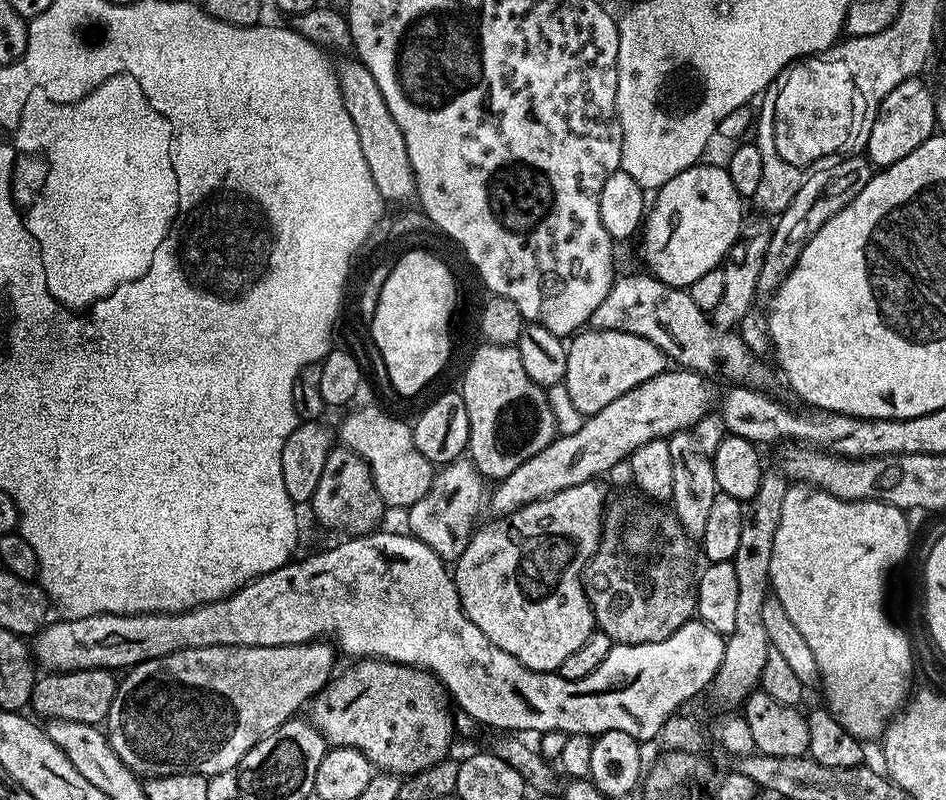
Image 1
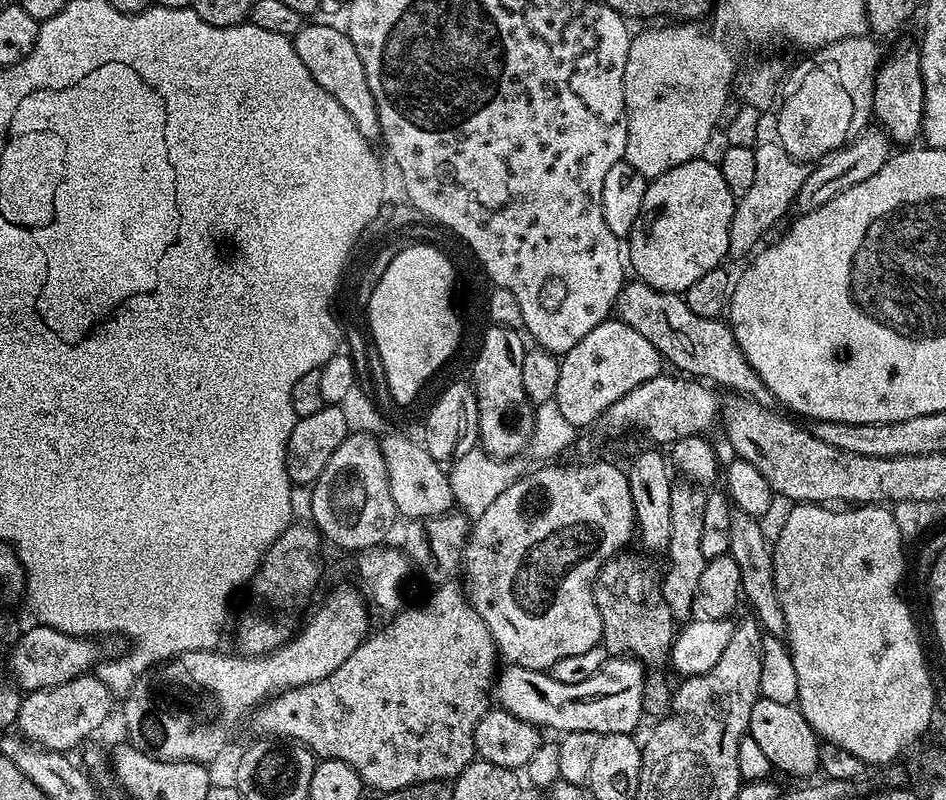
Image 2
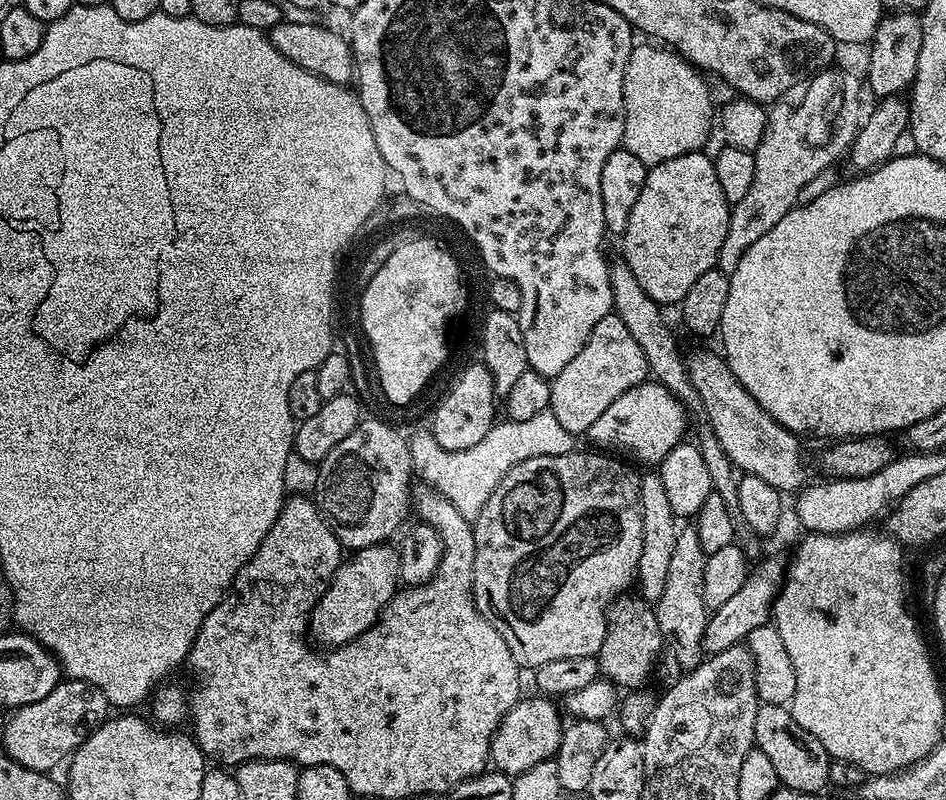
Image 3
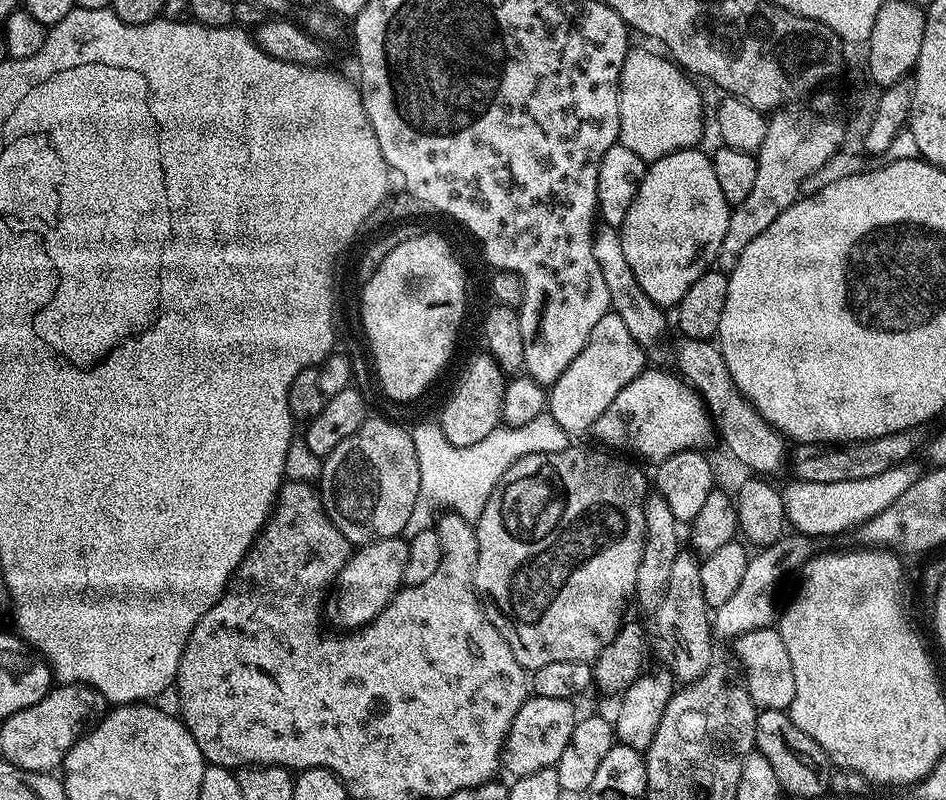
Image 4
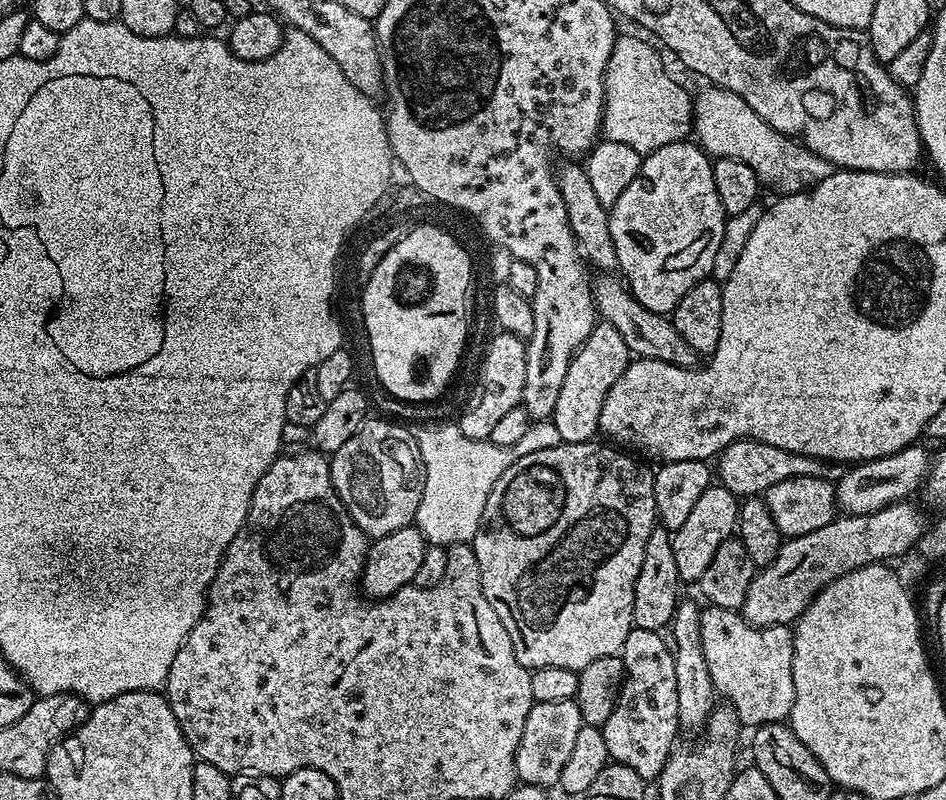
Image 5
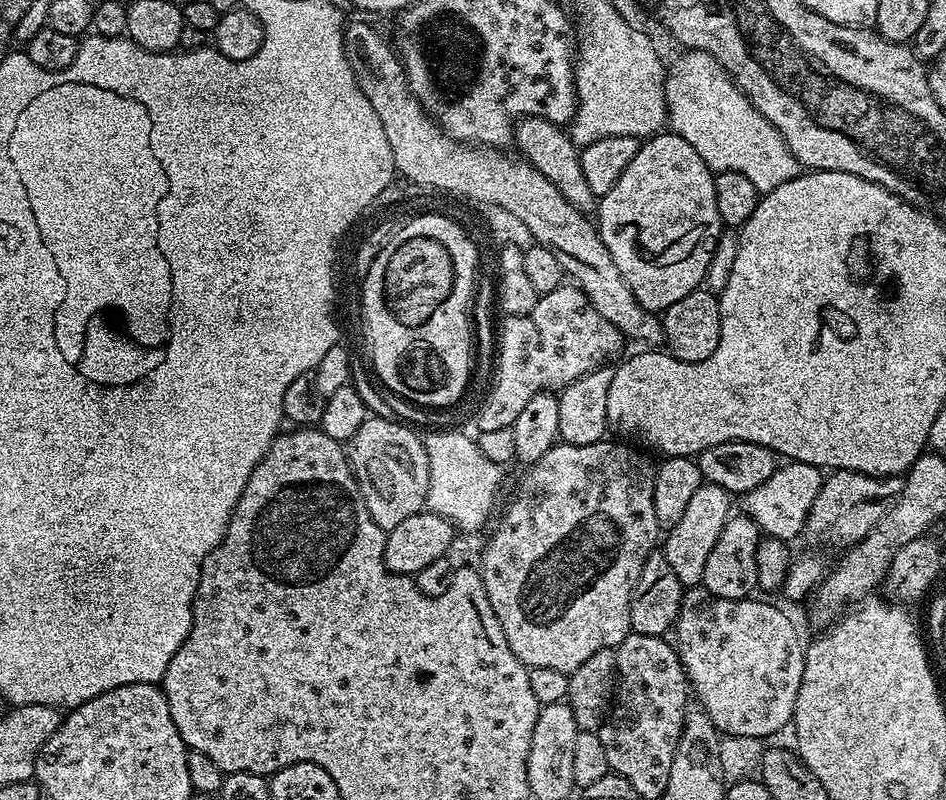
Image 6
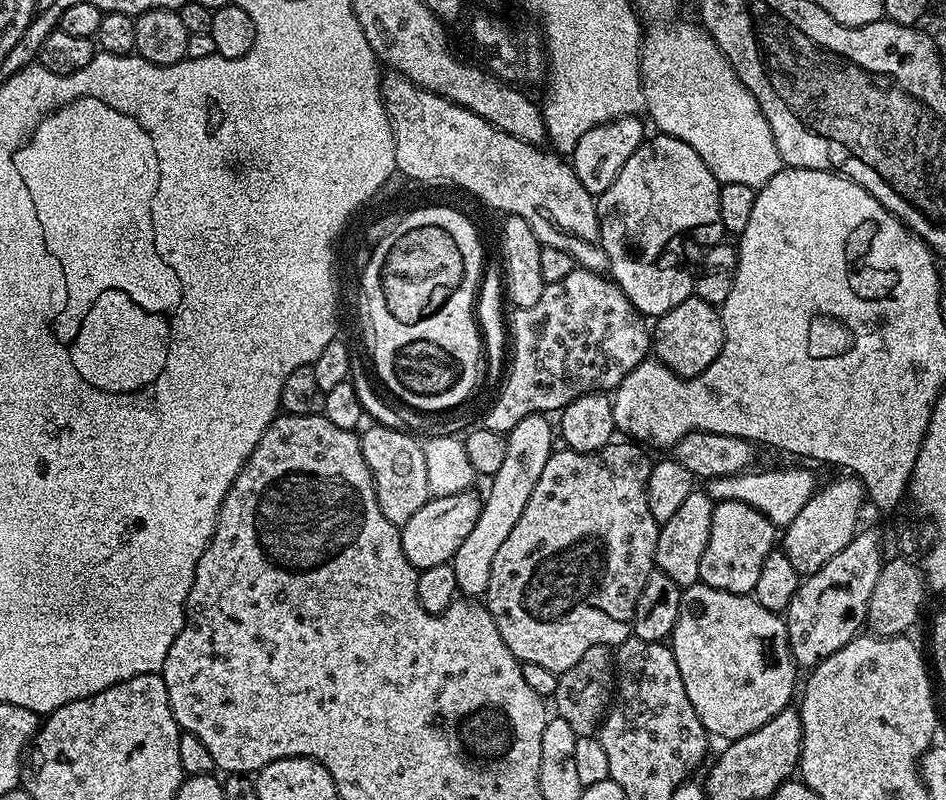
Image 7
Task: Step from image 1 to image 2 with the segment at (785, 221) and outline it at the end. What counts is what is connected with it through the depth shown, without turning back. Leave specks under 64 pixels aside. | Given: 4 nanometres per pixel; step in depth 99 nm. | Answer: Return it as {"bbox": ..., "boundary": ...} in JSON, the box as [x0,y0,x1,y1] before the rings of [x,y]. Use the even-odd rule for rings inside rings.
{"bbox":[795,126,894,214],"boundary":[[[876,126],[865,128],[860,135],[852,139],[851,144],[829,152],[809,171],[806,182],[802,182],[802,190],[798,190],[796,195],[795,211],[803,214],[810,210],[818,210],[818,206],[842,194],[842,190],[850,190],[850,186],[858,186],[858,182],[866,182],[870,174],[878,174],[878,170],[882,170],[882,166],[893,152],[894,145],[888,139],[887,132]]]}

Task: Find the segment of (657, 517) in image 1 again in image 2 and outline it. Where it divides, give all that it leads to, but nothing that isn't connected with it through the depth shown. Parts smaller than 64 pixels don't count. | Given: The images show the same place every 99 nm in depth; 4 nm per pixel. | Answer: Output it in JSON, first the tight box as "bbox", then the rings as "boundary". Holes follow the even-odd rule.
{"bbox":[592,554,678,666],"boundary":[[[617,554],[607,560],[598,574],[592,593],[602,618],[602,643],[616,658],[639,660],[645,666],[660,664],[669,659],[672,642],[678,631],[677,621],[666,606],[661,581],[652,577],[645,557]]]}

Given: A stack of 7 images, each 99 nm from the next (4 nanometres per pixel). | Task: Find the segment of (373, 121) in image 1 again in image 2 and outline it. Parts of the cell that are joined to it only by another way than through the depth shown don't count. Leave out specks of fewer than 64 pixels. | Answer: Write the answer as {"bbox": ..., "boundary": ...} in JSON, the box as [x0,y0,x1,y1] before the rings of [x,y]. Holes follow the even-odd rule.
{"bbox":[291,23,381,142],"boundary":[[[305,23],[299,28],[296,35],[291,37],[294,50],[298,58],[302,58],[302,64],[326,90],[350,114],[350,118],[356,123],[356,129],[370,142],[381,139],[380,123],[378,122],[378,106],[374,106],[374,94],[370,94],[370,82],[366,82],[366,70],[362,70],[362,58],[358,58],[358,50],[354,50],[354,42],[348,37],[343,27],[335,28],[332,24]]]}

